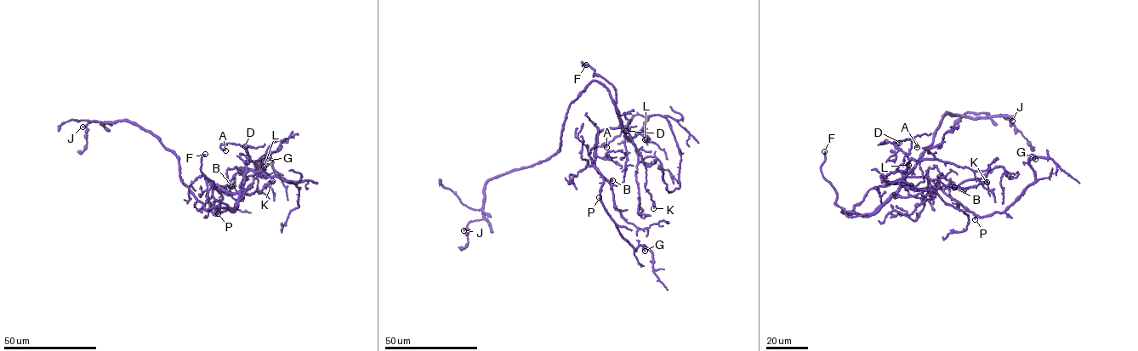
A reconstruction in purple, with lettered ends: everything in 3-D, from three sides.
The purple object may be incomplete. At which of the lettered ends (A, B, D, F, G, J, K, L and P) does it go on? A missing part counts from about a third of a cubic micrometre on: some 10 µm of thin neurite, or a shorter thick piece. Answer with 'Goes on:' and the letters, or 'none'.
Goes on: F, J

